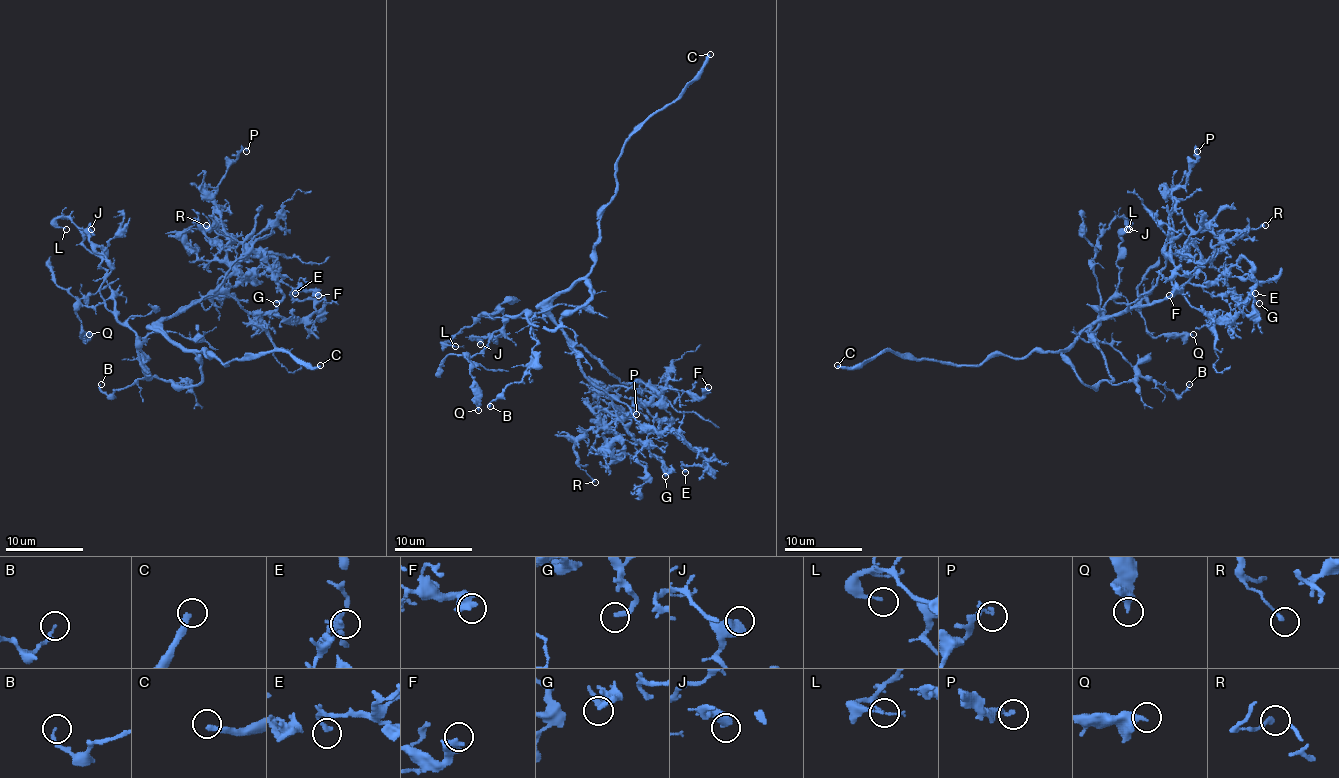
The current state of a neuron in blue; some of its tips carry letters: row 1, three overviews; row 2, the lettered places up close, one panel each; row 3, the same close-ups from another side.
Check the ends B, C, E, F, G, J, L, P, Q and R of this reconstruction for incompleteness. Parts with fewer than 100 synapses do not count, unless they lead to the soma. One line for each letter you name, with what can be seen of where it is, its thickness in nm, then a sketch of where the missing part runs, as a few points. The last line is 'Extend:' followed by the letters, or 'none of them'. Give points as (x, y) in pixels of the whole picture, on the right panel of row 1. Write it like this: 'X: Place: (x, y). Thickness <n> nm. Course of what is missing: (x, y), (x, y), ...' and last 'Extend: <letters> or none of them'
C: Place: (837, 365). Thickness 280 nm. Course of what is missing: (837, 365), (825, 367), (817, 361), (806, 361)
Extend: C

